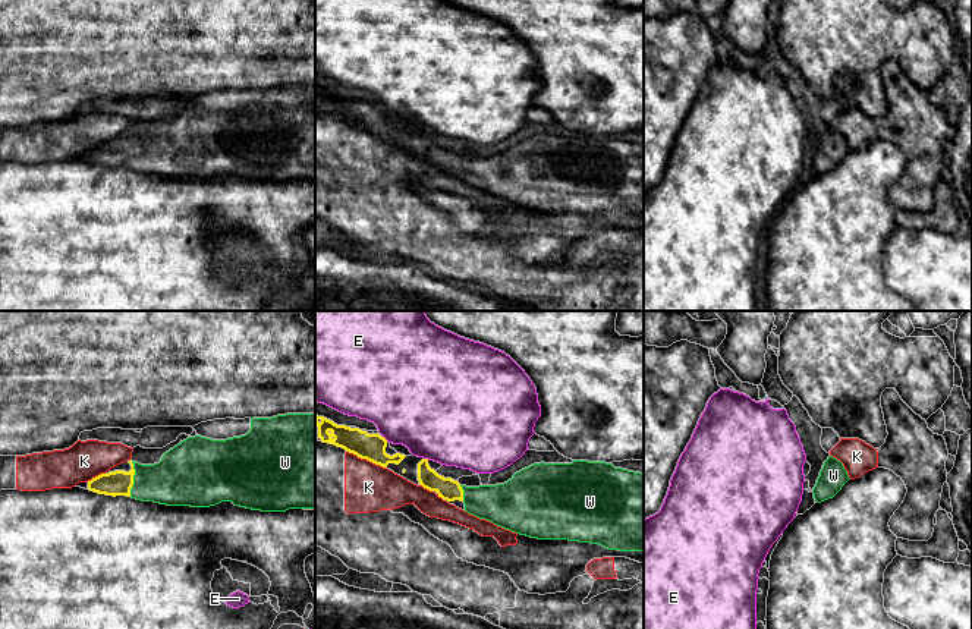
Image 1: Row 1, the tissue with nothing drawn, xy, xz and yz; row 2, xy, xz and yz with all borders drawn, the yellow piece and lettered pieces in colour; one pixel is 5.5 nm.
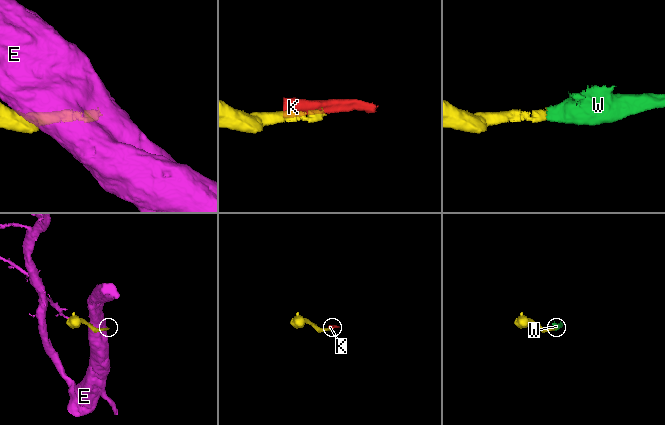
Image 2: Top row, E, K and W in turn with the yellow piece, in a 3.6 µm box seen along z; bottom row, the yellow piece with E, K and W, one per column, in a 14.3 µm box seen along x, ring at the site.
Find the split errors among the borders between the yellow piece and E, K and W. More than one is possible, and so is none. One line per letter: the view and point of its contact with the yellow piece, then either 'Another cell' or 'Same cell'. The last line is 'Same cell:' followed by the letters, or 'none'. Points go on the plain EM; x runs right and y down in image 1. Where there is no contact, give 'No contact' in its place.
E: Touches yellow at xz (384, 110). Another cell
K: Touches yellow at xz (367, 131). Another cell
W: Touches yellow at xy (132, 151). Same cell
Same cell: W

